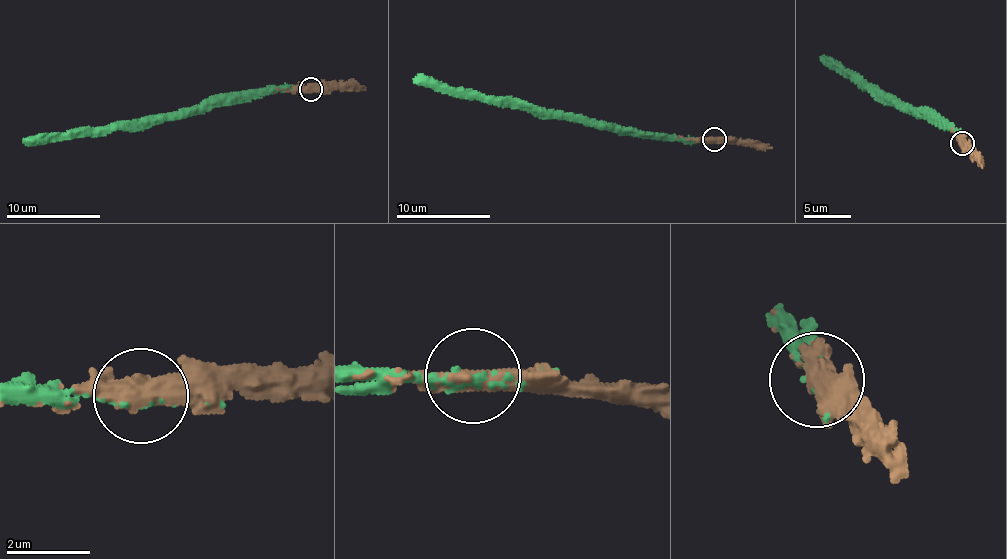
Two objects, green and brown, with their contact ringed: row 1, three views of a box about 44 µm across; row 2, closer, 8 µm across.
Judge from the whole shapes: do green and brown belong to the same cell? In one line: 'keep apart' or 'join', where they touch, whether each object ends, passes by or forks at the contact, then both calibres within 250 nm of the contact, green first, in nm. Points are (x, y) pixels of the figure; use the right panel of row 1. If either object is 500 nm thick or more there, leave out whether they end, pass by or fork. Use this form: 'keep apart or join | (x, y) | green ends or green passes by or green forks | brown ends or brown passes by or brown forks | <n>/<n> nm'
join | (962, 143) | green passes by | brown passes by | 110/480 nm

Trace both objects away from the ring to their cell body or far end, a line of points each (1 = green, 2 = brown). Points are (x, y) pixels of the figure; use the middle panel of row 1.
1: (715, 140), (663, 140), (596, 128), (590, 121), (534, 115), (500, 101), (469, 99), (413, 79)
2: (715, 140), (752, 140), (772, 148)

